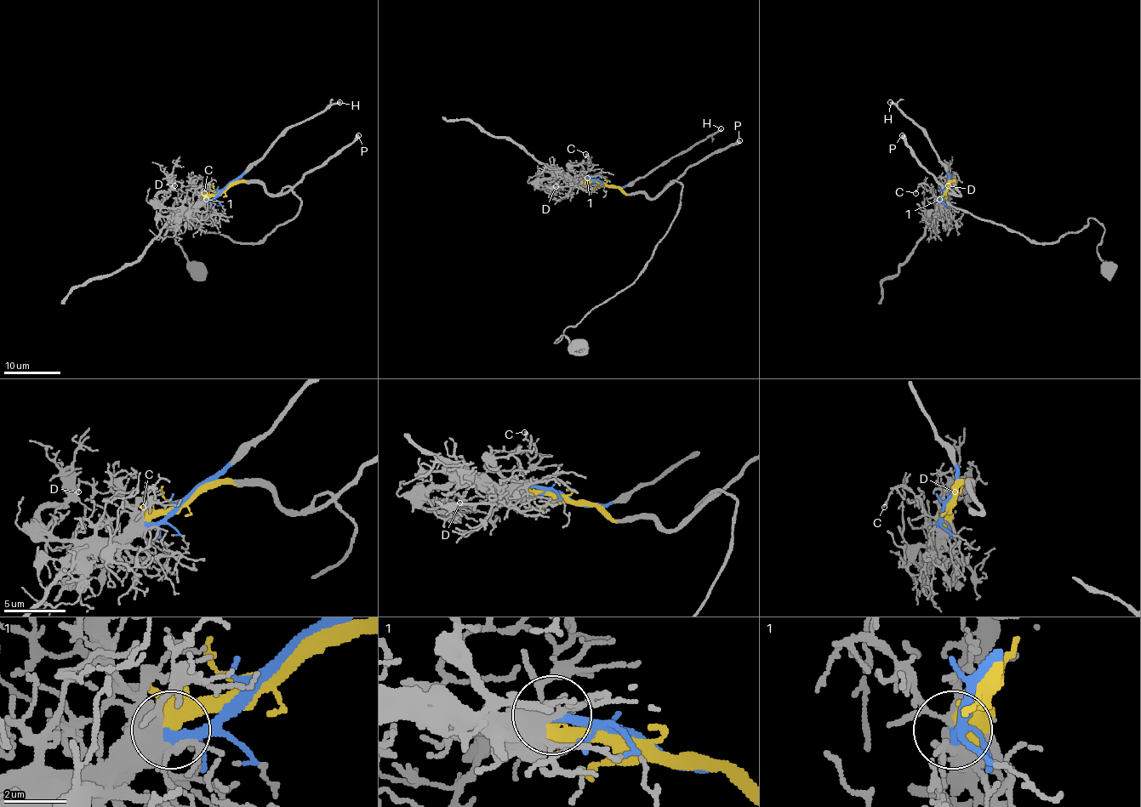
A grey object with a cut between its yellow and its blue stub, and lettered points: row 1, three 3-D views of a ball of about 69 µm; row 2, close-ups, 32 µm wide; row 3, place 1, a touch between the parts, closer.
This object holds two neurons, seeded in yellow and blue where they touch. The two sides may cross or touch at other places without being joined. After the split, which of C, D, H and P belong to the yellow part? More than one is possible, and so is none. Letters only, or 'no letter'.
D, P

